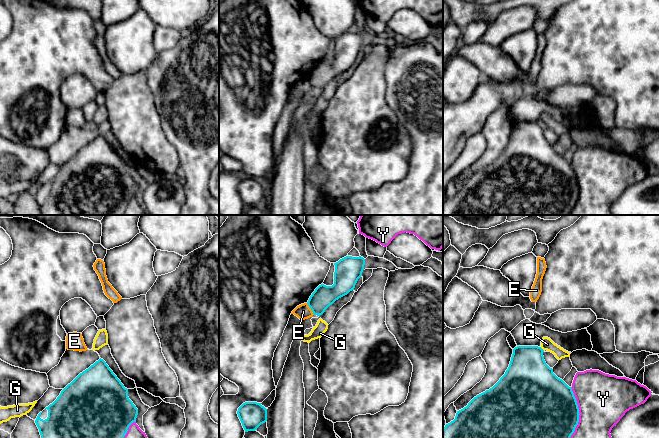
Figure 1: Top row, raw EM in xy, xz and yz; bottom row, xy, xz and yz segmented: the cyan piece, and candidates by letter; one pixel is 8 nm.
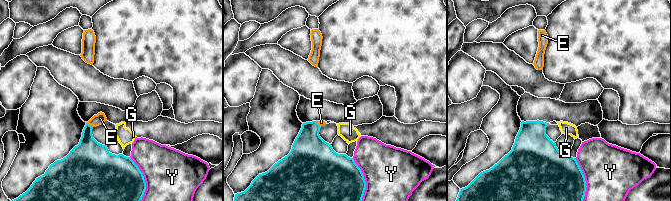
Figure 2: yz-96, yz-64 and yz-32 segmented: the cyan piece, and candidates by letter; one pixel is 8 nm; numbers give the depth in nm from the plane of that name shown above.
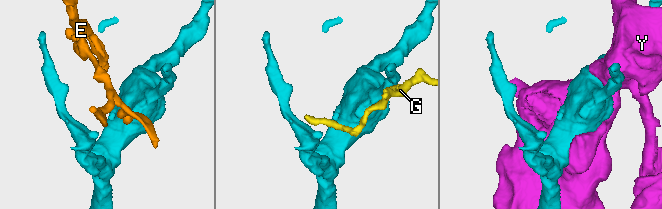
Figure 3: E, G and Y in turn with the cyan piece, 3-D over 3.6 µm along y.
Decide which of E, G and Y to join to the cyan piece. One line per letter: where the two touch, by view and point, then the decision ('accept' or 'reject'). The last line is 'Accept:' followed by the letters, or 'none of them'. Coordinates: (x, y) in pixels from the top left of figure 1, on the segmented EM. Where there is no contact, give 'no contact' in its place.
E: xz (310, 308) | reject
G: yz (542, 349) | reject
Y: yz (578, 412) | reject
Accept: none of them

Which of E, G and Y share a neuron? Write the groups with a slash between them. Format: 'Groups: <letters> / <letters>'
Groups: E / G / Y

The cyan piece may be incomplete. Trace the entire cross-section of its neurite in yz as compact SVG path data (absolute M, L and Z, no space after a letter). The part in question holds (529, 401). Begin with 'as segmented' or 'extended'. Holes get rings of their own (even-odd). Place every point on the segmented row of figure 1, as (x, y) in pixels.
as segmented | M517 346L513 349L513 354L508 369L500 380L489 390L474 397L466 407L457 411L455 419L446 424L443 428L443 438L570 438L579 422L579 408L572 391L562 379L558 378L553 369L550 368L543 356L544 350L538 346Z

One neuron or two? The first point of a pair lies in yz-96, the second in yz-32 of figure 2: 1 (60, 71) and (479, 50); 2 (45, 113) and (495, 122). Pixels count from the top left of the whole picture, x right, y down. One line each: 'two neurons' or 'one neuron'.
1: one neuron
2: one neuron

